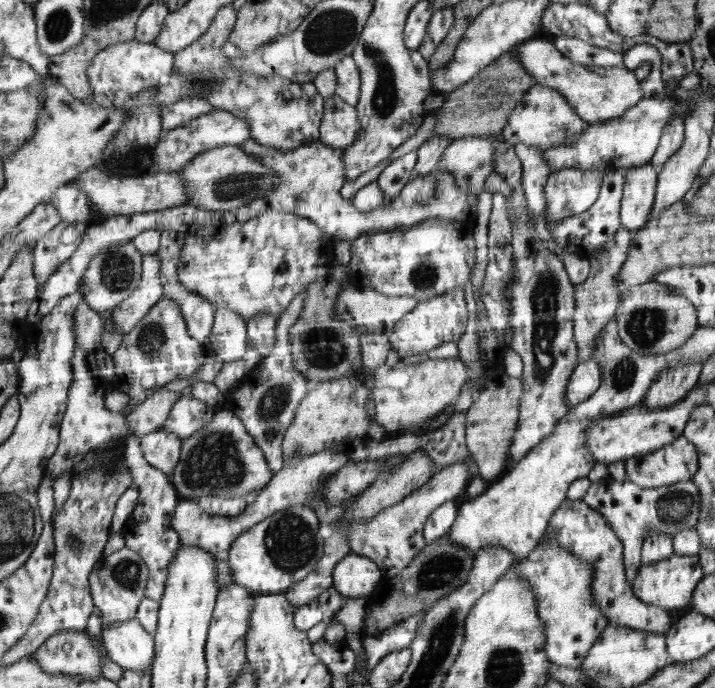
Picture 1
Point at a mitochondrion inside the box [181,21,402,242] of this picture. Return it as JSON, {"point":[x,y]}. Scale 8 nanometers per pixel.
{"point":[384,97]}

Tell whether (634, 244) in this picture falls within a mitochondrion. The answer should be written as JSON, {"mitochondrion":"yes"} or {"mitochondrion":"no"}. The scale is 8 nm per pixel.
{"mitochondrion":"no"}

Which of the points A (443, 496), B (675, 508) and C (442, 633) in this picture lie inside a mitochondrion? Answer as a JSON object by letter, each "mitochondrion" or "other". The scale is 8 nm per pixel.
{"A":"other","B":"mitochondrion","C":"mitochondrion"}

